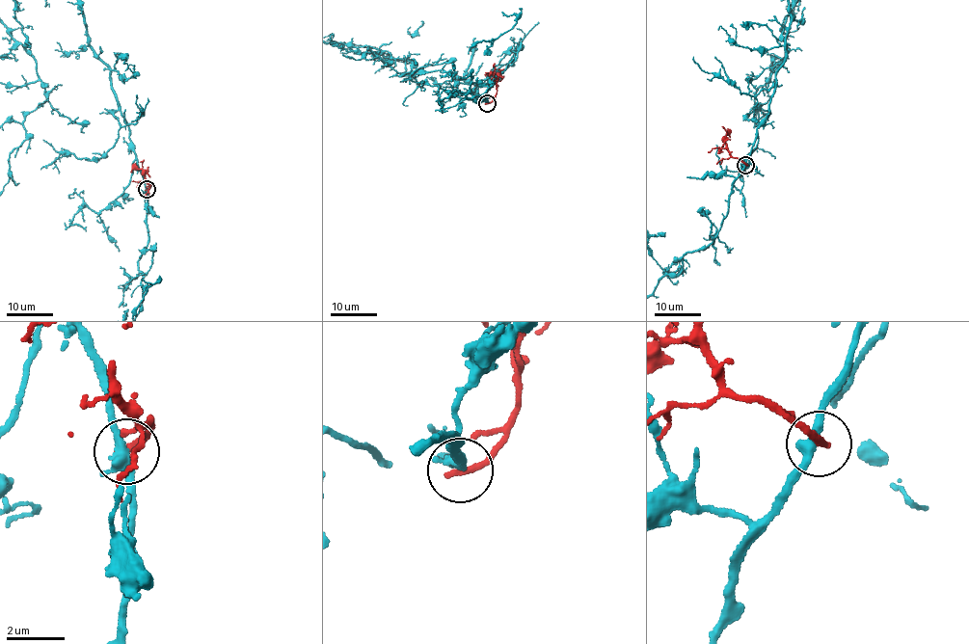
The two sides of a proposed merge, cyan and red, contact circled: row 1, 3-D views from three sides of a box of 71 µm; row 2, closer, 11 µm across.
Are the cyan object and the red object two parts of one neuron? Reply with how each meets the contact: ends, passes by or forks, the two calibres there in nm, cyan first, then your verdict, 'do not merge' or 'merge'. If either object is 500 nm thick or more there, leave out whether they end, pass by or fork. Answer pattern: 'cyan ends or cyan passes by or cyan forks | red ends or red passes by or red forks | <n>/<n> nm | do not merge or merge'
cyan passes by | red ends | 360/280 nm | do not merge

